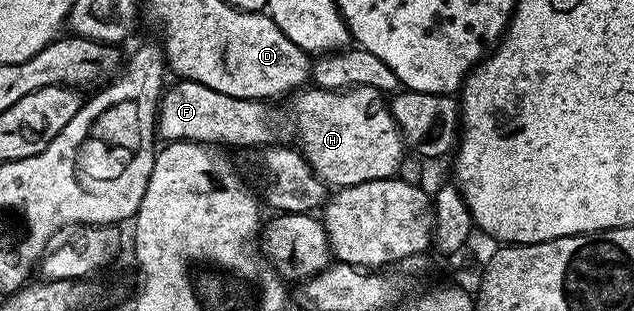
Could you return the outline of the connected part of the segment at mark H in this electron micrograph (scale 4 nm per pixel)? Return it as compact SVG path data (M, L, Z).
M370 85L358 86L353 90L335 90L330 86L310 87L303 87L293 93L294 124L298 127L298 140L302 143L300 151L323 184L337 190L369 180L391 179L404 162L404 137L387 101L386 104L382 101L383 93Z

